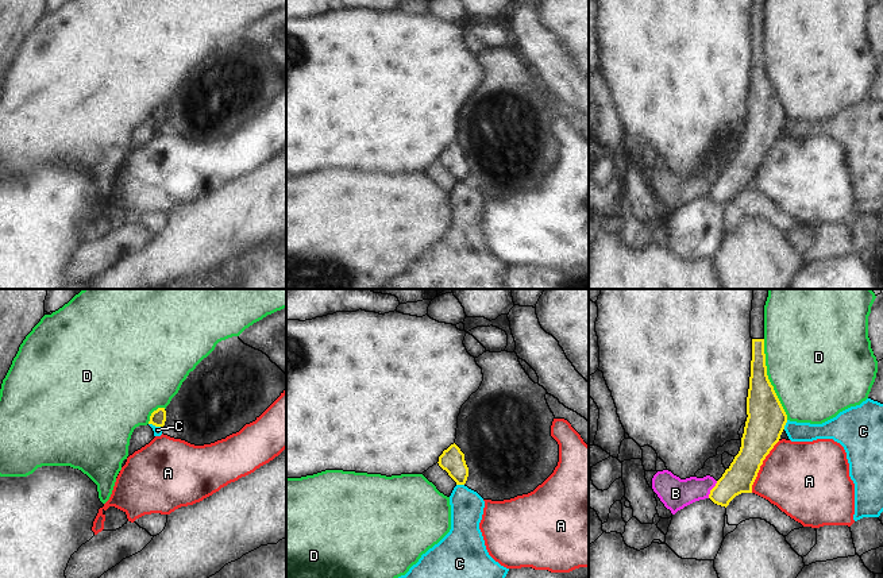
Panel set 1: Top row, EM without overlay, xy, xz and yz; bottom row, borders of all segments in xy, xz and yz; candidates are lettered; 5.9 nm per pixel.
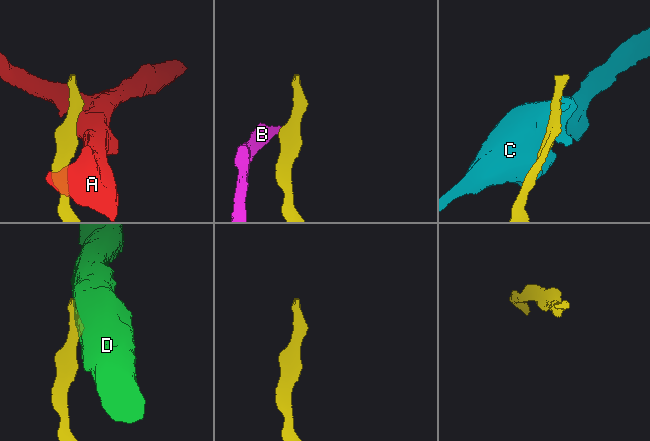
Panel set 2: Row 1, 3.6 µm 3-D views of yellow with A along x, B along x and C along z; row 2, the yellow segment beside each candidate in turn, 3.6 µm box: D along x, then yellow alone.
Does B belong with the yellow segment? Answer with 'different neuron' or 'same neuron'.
different neuron

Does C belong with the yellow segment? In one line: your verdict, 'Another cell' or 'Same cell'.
Another cell

